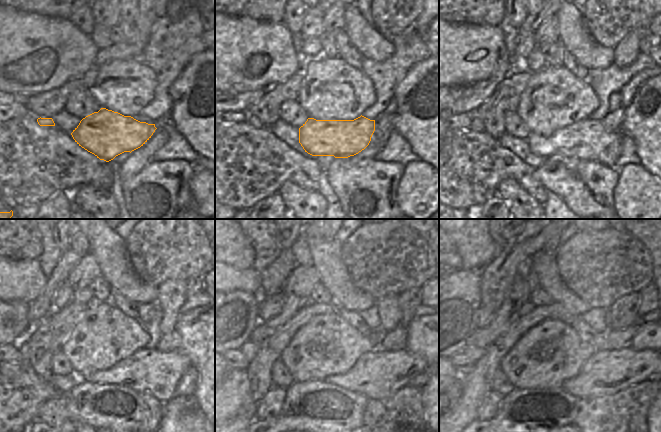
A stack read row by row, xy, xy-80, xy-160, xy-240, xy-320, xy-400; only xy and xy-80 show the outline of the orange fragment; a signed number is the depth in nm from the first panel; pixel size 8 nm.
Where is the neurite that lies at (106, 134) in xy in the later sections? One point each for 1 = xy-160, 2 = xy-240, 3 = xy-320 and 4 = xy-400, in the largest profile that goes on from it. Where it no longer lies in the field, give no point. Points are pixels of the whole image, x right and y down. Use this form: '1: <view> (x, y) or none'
1: xy-160 (588, 140)
2: xy-240 (148, 370)
3: xy-320 (378, 374)
4: xy-400 (609, 371)

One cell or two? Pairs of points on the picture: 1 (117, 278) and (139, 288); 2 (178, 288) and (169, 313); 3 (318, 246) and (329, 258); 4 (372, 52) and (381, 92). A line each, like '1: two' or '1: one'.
1: one
2: one
3: one
4: two

